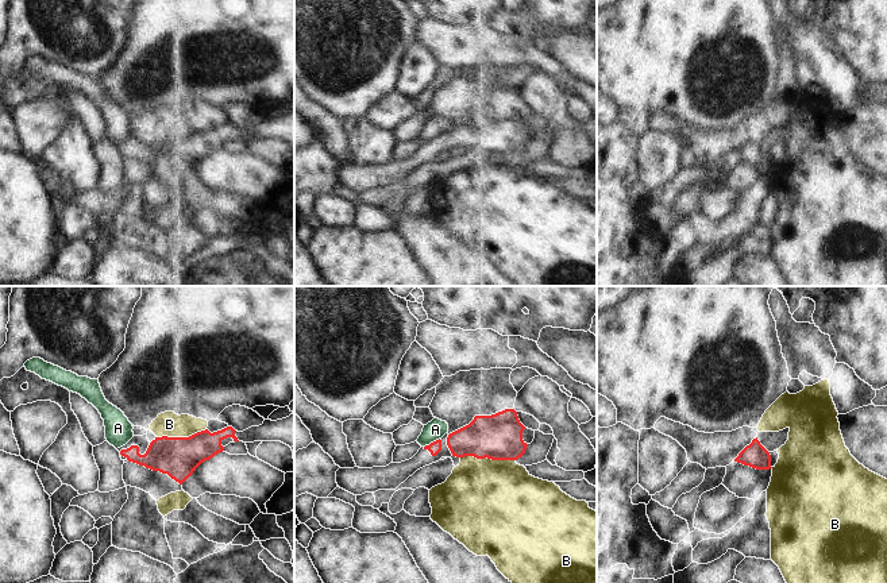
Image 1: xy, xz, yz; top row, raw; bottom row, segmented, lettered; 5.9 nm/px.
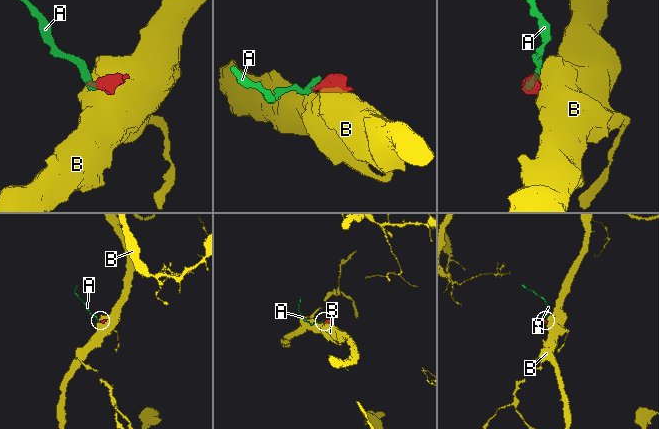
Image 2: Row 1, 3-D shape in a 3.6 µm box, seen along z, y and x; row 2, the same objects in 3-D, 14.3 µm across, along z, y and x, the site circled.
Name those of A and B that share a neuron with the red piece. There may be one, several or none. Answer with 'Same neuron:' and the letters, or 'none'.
Same neuron: none

